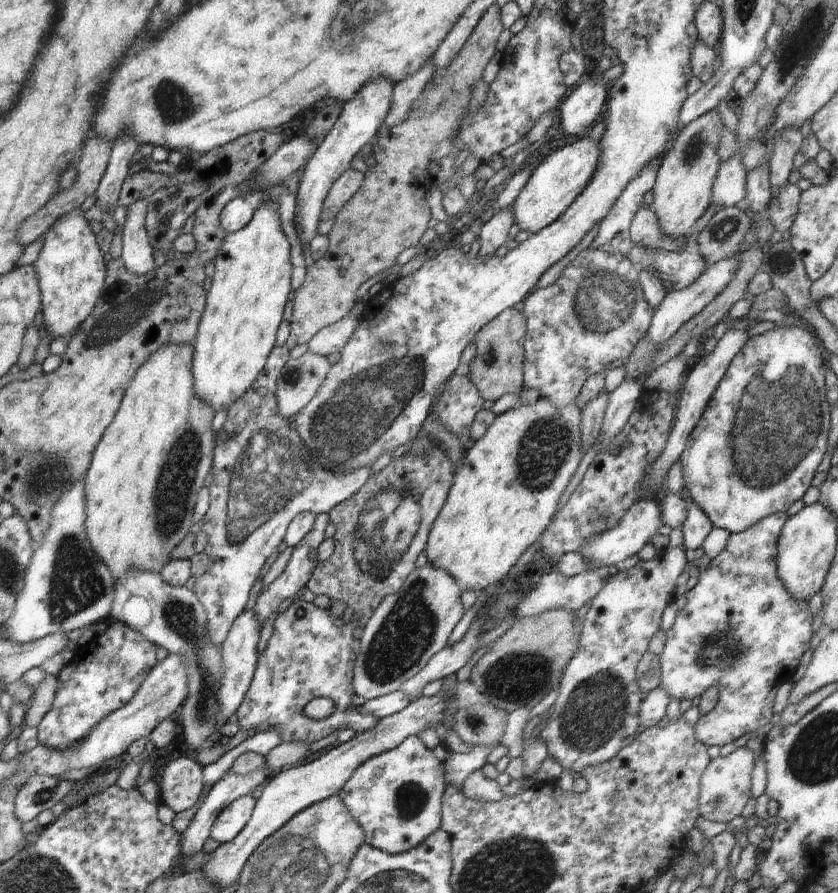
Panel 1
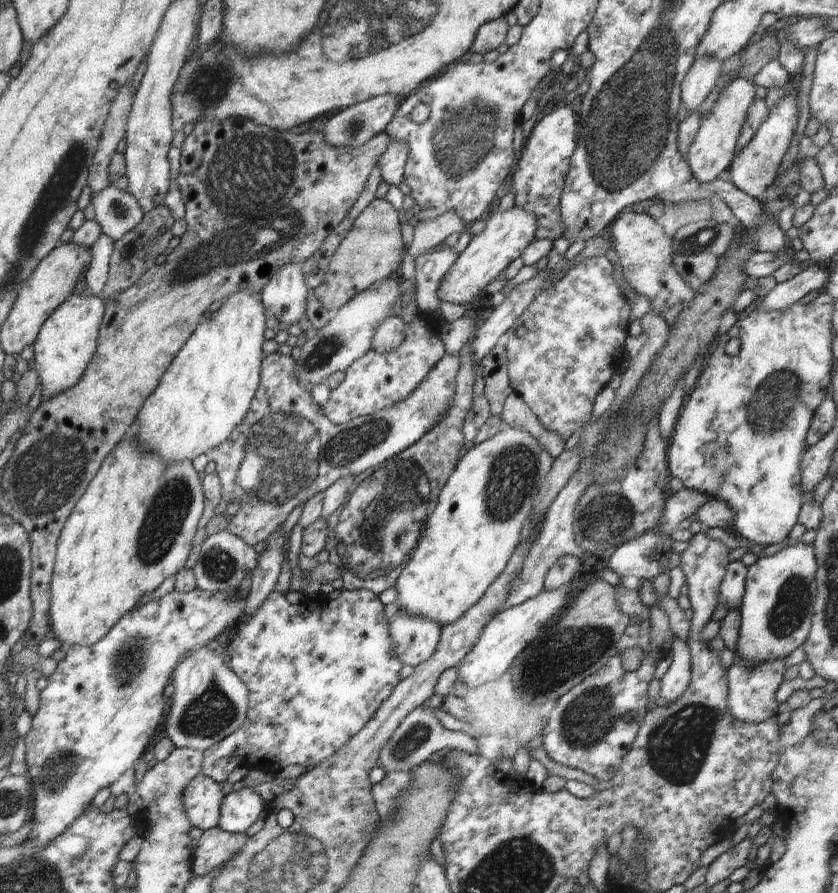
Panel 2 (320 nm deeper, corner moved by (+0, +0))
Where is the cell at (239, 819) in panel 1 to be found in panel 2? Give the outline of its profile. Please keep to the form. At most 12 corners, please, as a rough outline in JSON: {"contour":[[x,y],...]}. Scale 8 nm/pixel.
{"contour":[[252,787],[223,798],[219,826],[245,833],[264,808]]}

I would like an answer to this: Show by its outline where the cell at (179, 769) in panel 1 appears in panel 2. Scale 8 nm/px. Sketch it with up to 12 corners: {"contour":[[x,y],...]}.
{"contour":[[203,773],[184,789],[191,826],[219,826],[225,794]]}

